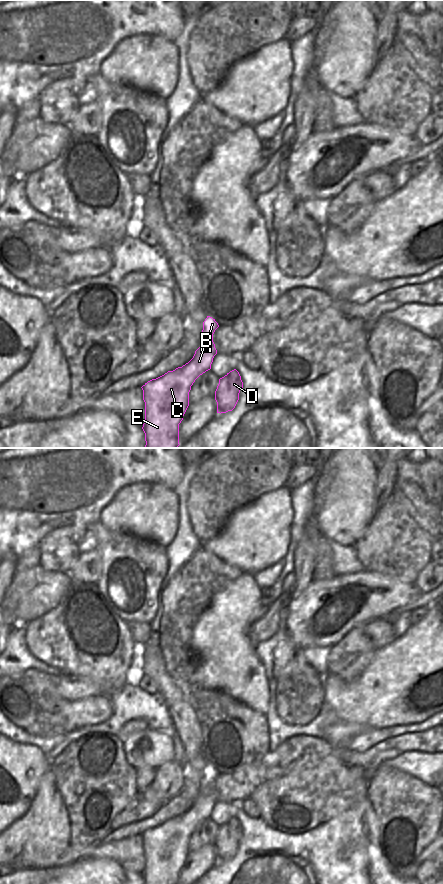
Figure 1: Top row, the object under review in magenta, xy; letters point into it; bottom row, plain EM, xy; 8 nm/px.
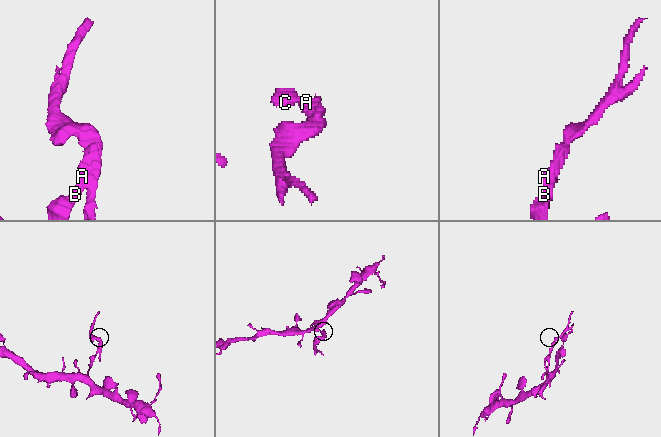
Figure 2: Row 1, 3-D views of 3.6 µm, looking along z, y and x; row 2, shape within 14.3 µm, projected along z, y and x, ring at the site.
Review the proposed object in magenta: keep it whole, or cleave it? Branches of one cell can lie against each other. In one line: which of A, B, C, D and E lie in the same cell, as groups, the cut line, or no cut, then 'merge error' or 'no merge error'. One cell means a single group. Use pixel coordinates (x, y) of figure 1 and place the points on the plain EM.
groups A D / B C E; cut xy (199, 795), (214, 803); merge error

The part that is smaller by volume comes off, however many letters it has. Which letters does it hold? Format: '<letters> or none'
A, D

